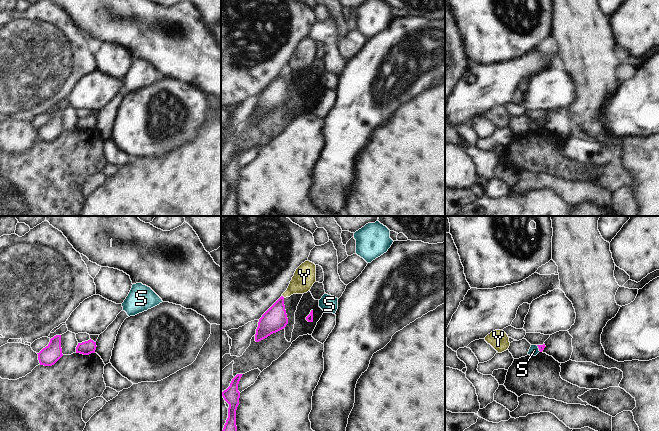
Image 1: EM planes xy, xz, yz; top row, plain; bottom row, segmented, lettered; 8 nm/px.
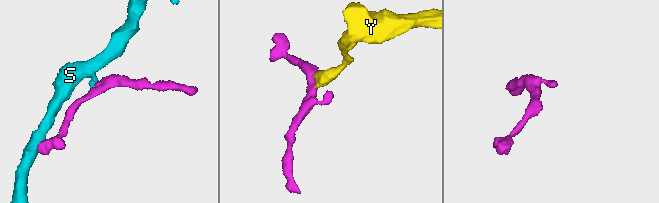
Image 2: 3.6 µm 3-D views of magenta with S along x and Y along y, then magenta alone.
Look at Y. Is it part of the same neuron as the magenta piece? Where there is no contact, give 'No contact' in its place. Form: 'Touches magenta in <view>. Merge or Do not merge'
No contact. Merge.

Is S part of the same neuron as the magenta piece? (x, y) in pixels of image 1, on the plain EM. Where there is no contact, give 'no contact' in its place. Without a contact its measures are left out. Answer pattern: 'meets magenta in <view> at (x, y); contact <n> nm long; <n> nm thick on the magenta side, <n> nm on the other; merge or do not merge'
meets magenta in yz at (538, 123); contact 70 nm long; 50 nm thick on the magenta side, 80 nm on the other; do not merge

